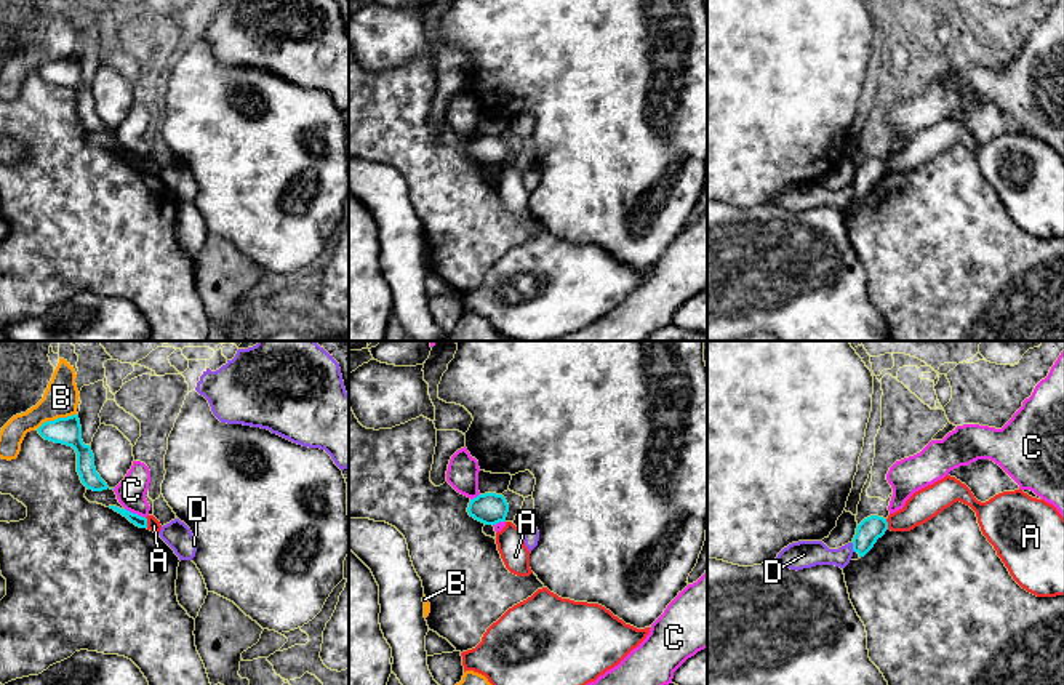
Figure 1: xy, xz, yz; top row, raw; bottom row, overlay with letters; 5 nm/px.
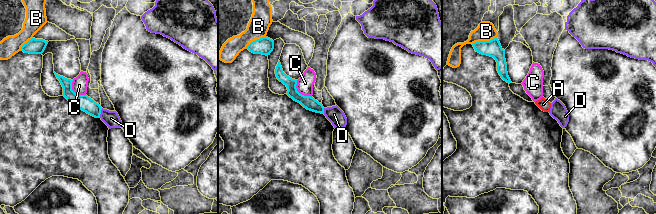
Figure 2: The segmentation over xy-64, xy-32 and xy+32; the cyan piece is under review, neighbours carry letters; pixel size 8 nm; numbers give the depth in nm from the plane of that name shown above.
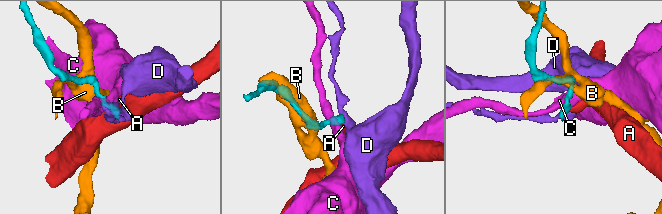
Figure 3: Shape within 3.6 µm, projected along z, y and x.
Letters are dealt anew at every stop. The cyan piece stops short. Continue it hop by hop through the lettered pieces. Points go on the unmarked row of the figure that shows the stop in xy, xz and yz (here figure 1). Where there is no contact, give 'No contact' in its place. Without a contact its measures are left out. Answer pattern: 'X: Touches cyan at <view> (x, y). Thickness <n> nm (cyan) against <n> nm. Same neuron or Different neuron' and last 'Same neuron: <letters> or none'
A: Touches cyan at xy (146, 164). Thickness 60 nm (cyan) against 70 nm. Different neuron
B: Touches cyan at xy (58, 60). Thickness 140 nm (cyan) against 180 nm. Different neuron
C: Touches cyan at xy (135, 156). Thickness 60 nm (cyan) against 150 nm. Different neuron
D: Touches cyan at yz (853, 189). Thickness 120 nm (cyan) against 140 nm. Different neuron
Same neuron: none

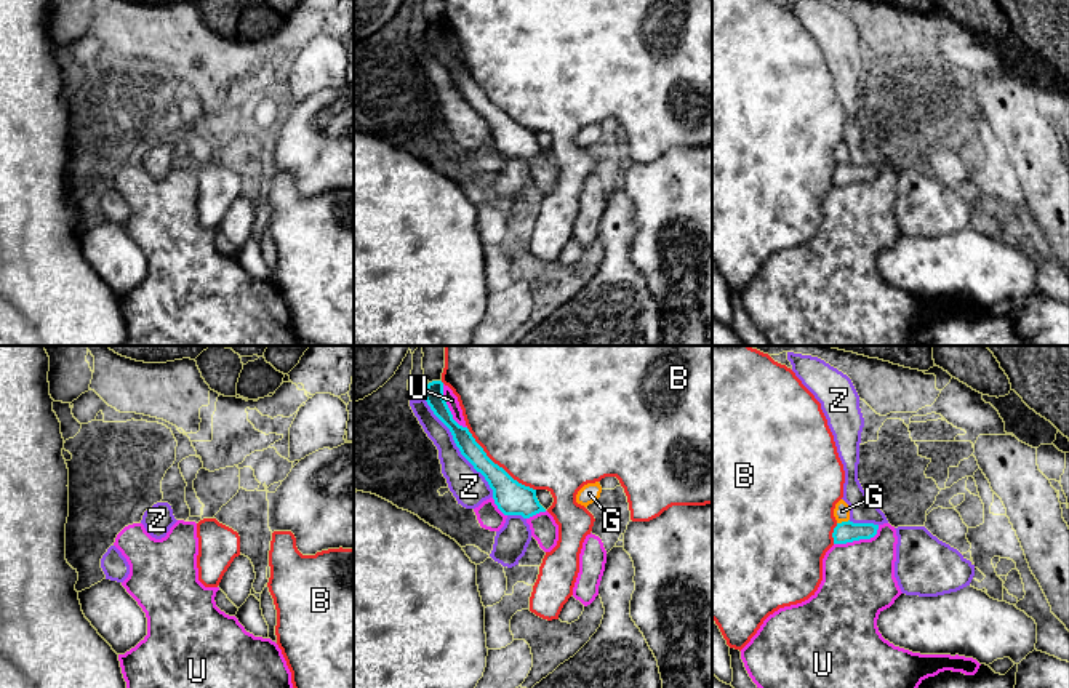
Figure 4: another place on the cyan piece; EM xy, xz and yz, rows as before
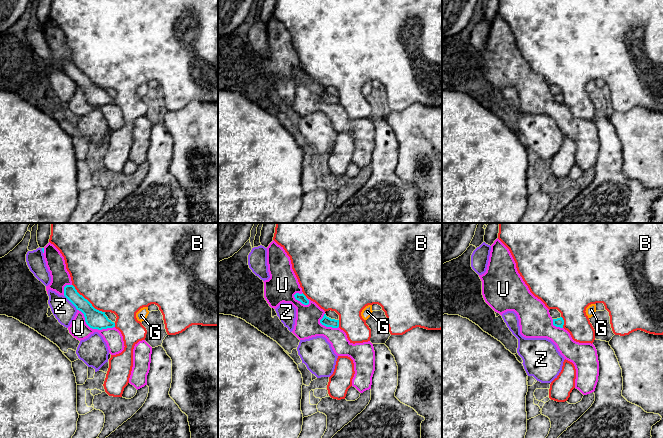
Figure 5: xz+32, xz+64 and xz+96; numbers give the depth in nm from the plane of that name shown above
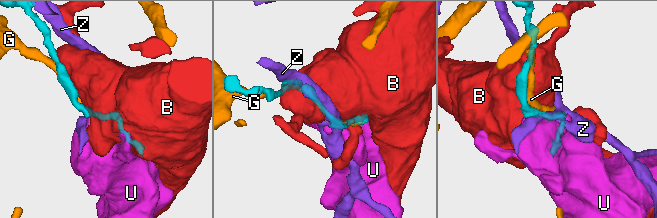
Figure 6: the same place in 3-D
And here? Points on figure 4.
B: Touches cyan at xz (496, 106). Thickness 170 nm (cyan) against 500 nm. Different neuron
G: Touches cyan at yz (842, 164). Thickness 110 nm (cyan) against 80 nm. Different neuron
U: Touches cyan at yz (858, 181). Thickness 110 nm (cyan) against 360 nm. Same neuron
Z: Touches cyan at xz (456, 87). Thickness 100 nm (cyan) against 180 nm. Different neuron
Same neuron: U

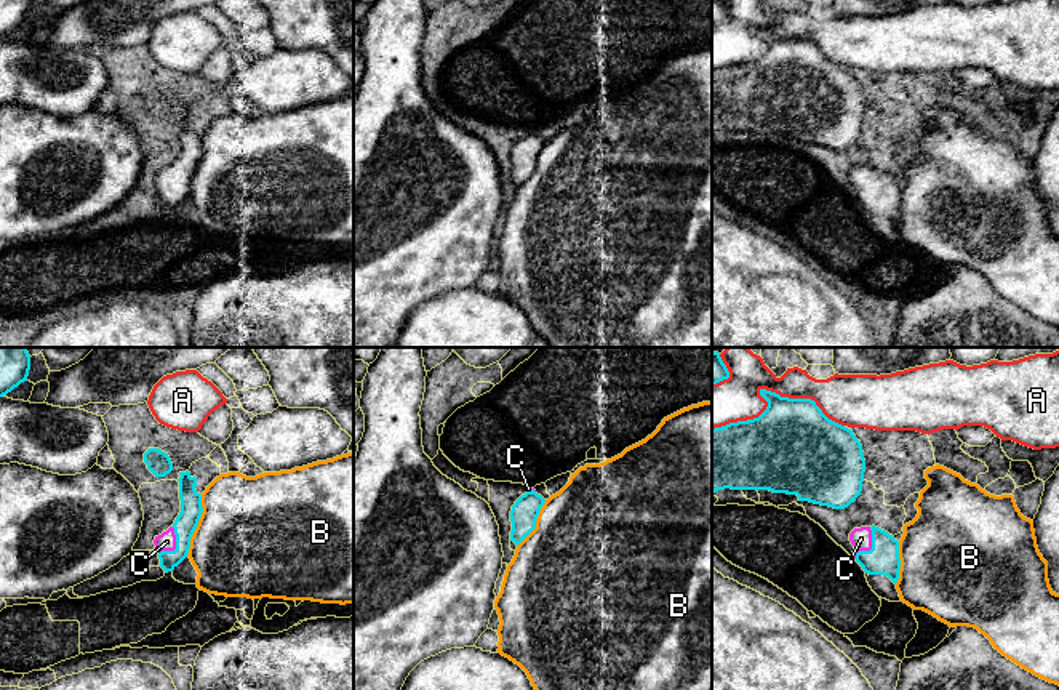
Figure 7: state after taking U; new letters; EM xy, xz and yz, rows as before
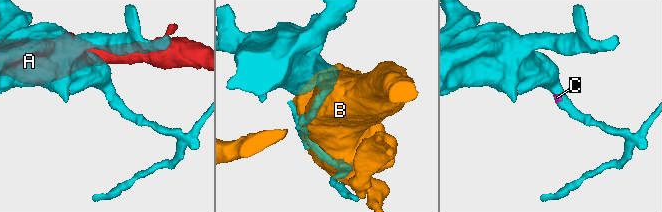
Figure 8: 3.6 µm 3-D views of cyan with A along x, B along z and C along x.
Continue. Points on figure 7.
A: Touches cyan at yz (767, 32). Thickness 360 nm (cyan) against 220 nm. Different neuron
B: Touches cyan at xy (197, 165). Thickness 120 nm (cyan) against 500 nm. Different neuron
C: Touches cyan at yz (872, 188). Thickness 160 nm (cyan) against 110 nm. Same neuron
Same neuron: C

